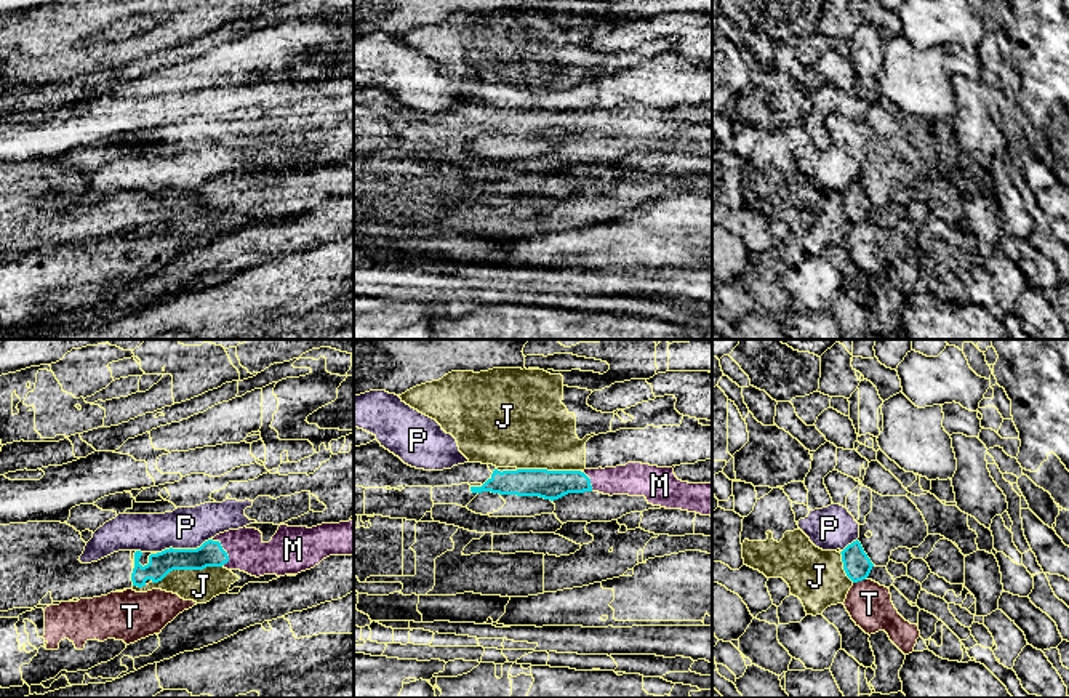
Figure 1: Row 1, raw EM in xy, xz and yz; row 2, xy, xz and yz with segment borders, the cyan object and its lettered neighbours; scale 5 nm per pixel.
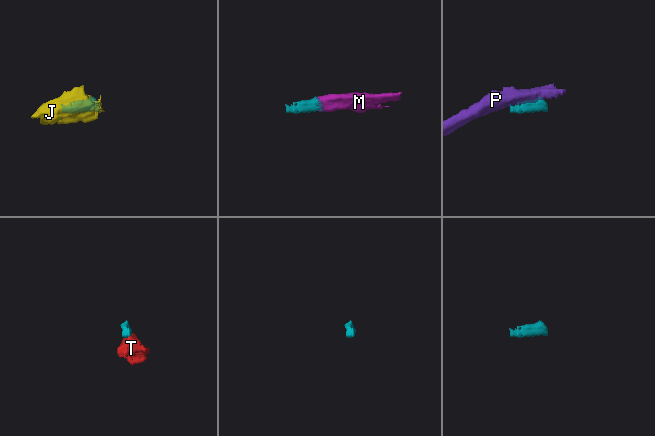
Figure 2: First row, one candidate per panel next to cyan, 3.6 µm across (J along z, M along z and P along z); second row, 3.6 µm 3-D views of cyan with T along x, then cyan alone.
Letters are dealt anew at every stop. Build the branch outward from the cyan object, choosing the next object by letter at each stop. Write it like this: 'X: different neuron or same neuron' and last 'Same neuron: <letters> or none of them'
J: different neuron
M: same neuron
P: different neuron
T: different neuron
Same neuron: M

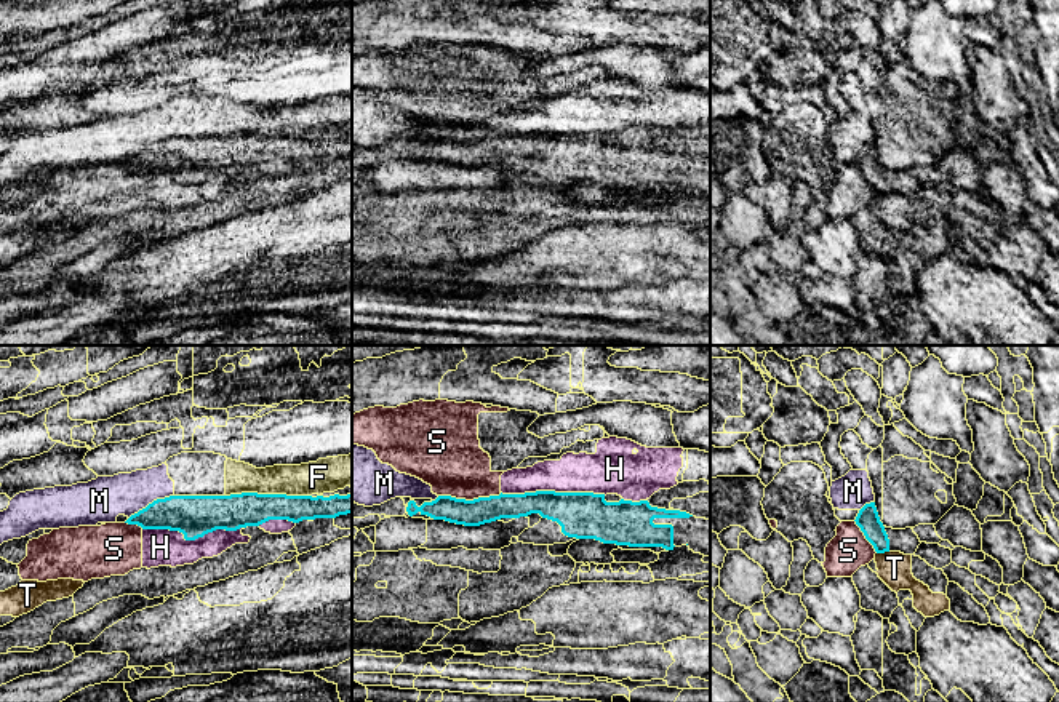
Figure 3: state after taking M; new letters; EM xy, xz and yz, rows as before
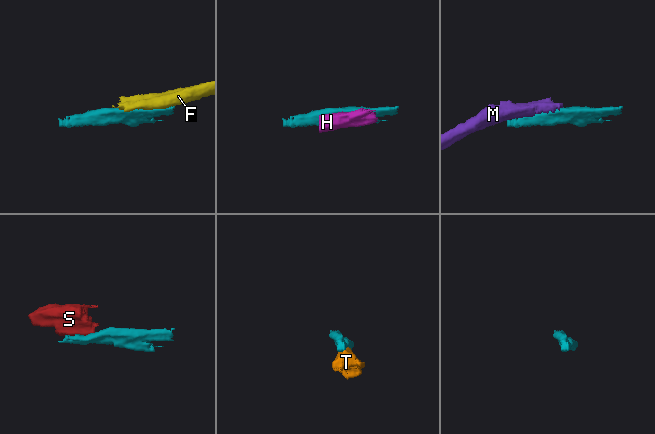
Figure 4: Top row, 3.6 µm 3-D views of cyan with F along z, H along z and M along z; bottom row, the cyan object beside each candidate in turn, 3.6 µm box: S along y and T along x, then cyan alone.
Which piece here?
F: different neuron
H: different neuron
M: different neuron
S: different neuron
T: different neuron
Same neuron: none of them

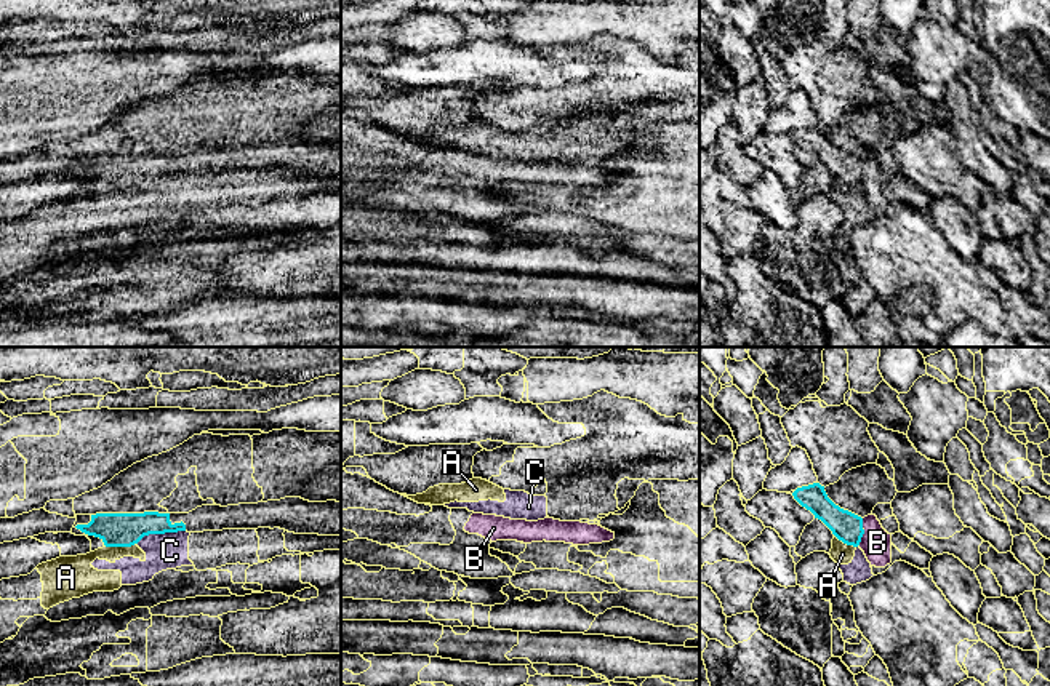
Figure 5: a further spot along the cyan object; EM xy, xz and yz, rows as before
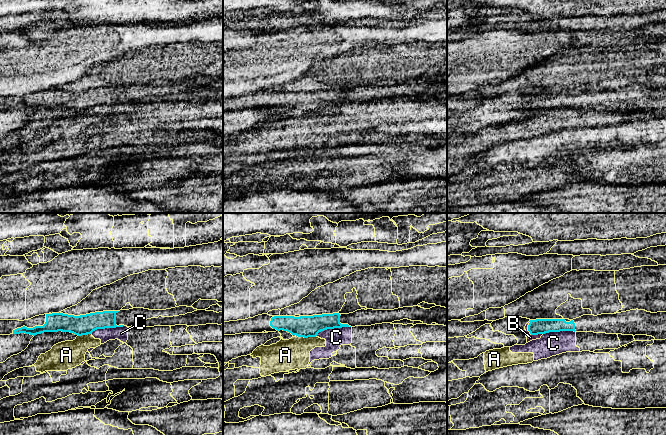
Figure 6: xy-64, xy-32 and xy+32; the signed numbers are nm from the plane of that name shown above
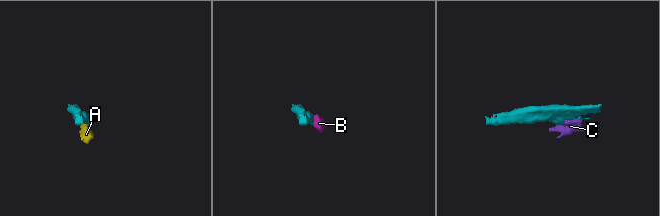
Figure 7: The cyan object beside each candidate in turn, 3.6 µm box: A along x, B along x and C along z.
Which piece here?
A: different neuron
B: different neuron
C: different neuron
Same neuron: none of them

